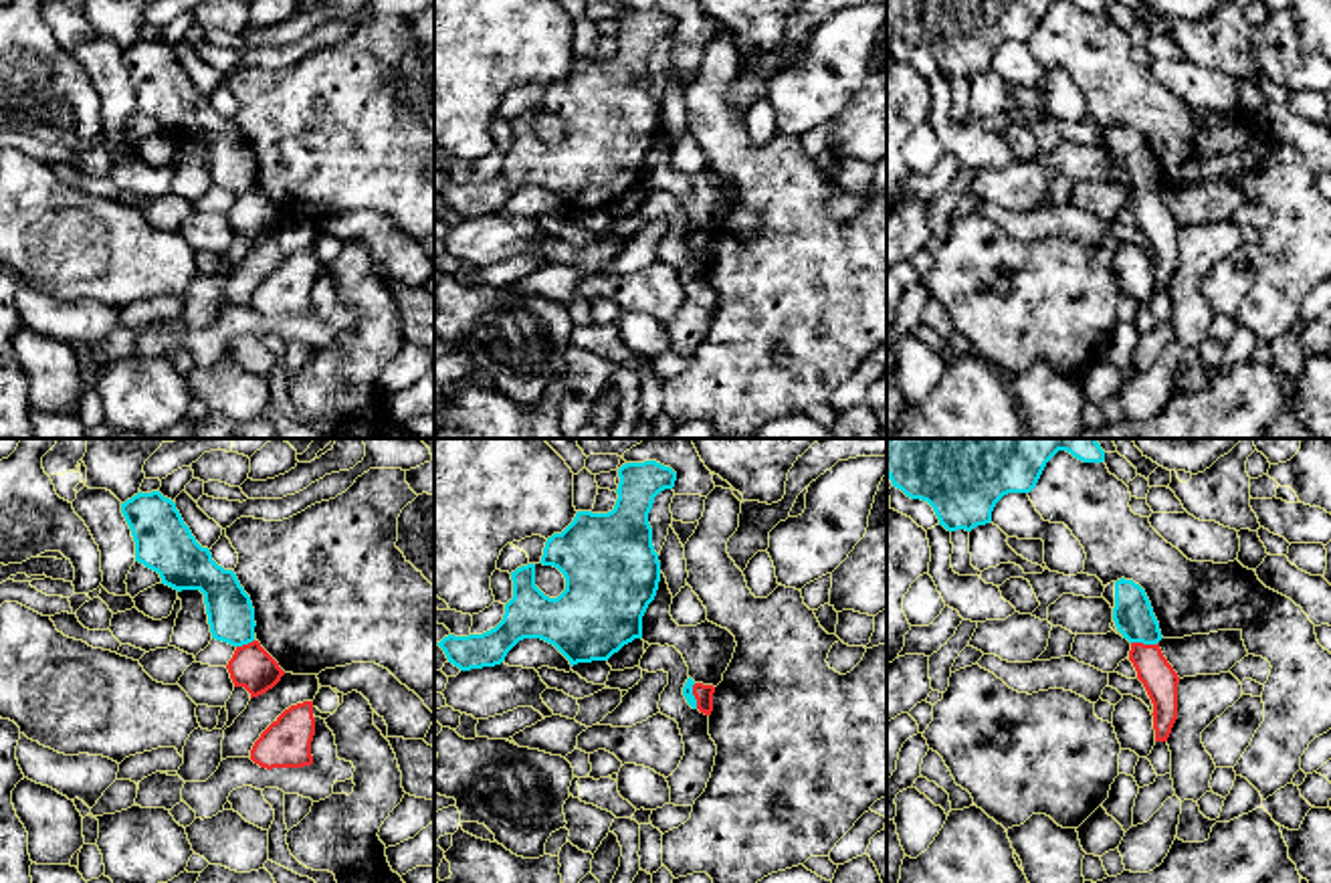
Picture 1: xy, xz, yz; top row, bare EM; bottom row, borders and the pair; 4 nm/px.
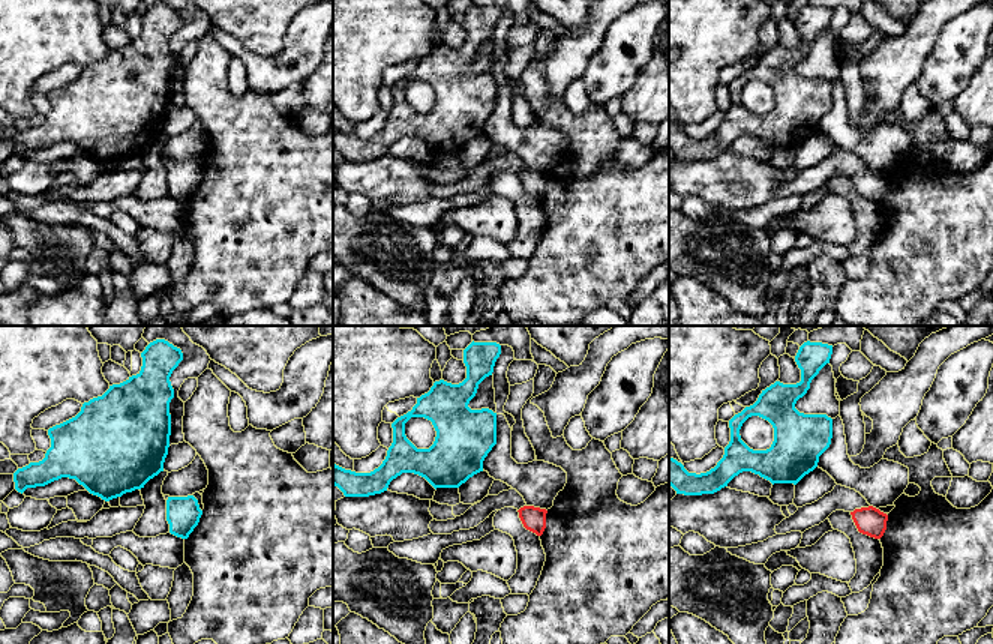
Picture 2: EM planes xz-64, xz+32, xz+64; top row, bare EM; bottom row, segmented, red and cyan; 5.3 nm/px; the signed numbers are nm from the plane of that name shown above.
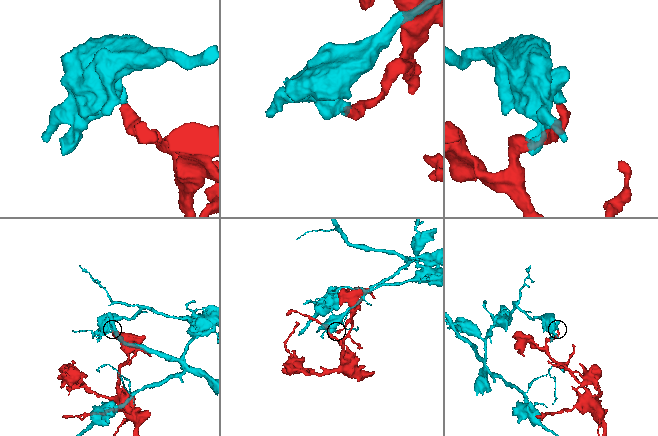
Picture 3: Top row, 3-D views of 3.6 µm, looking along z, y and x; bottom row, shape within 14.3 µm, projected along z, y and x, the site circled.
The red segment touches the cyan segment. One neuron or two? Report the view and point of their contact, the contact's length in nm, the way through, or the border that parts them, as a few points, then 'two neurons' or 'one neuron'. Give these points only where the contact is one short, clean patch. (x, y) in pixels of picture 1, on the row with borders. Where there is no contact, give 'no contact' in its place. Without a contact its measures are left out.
contact yz (1146, 645); length 110 nm; border yz (1132, 641), (1158, 643); two neurons

